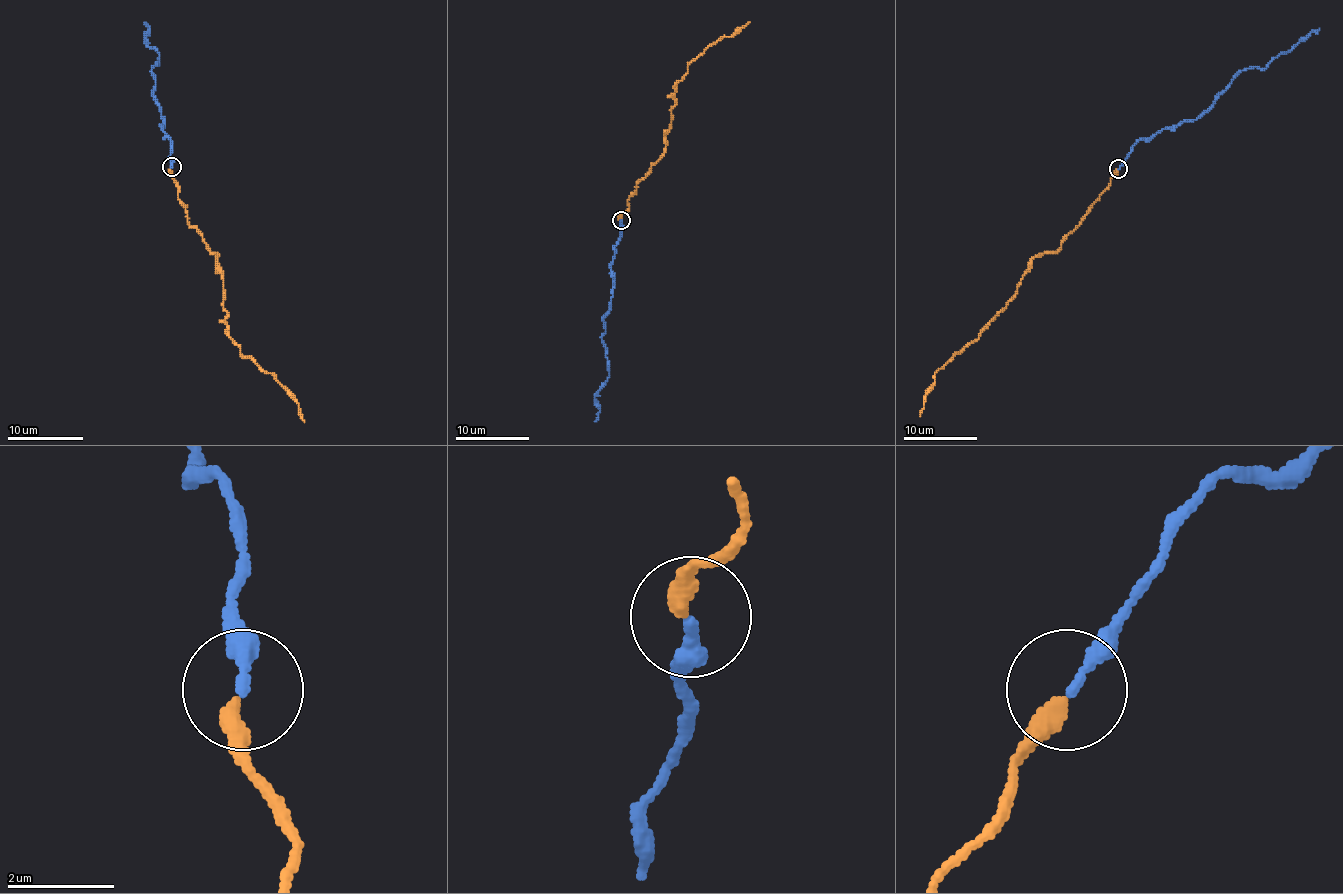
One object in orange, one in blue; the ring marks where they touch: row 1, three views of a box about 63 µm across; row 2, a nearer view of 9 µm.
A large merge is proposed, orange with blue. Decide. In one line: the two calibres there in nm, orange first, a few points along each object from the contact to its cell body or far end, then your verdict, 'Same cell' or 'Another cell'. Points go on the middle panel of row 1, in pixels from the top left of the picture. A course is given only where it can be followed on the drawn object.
Thickness 360 nm (orange) against 200 nm. Course of orange: (620, 220), (627, 200), (660, 157), (675, 86), (691, 62), (750, 22). Course of blue: (622, 220), (611, 265), (614, 286), (601, 340), (609, 375), (594, 395), (600, 412), (594, 421). Same cell

